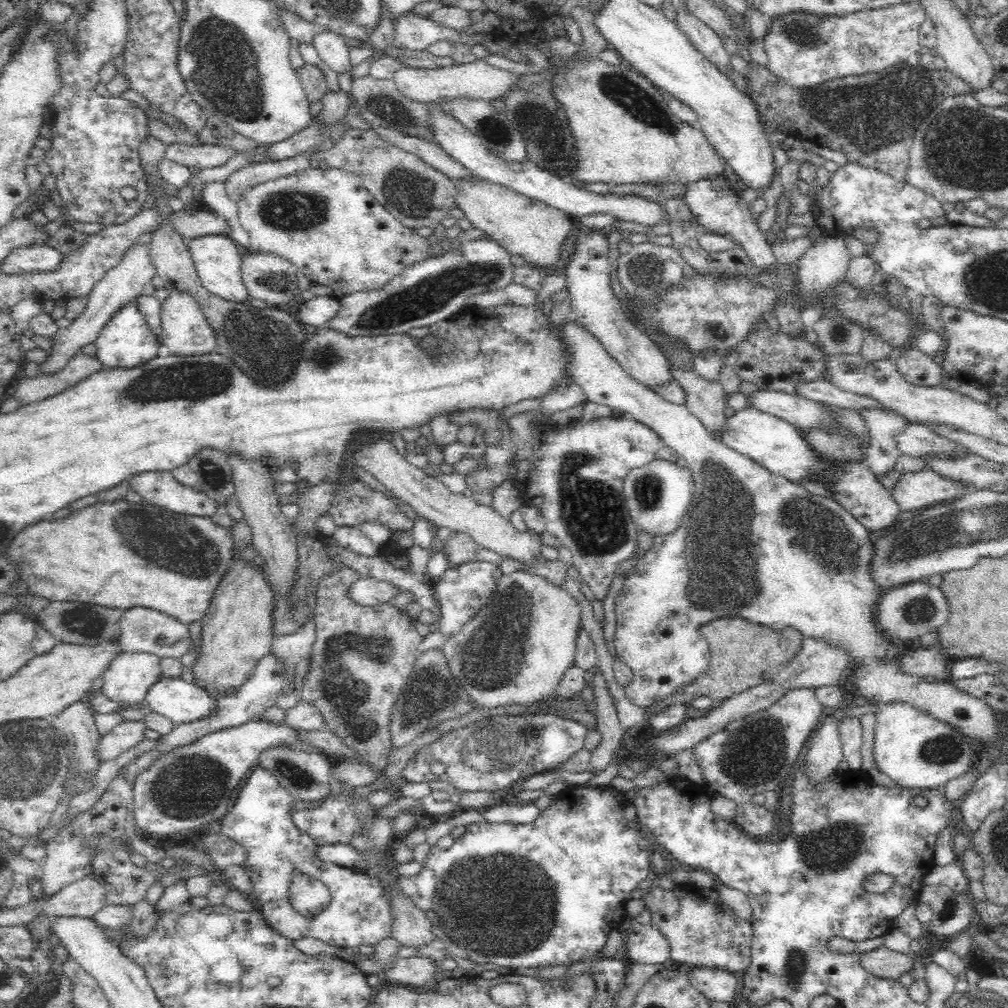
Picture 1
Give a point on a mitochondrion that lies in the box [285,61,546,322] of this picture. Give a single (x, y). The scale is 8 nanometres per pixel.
(404, 188)

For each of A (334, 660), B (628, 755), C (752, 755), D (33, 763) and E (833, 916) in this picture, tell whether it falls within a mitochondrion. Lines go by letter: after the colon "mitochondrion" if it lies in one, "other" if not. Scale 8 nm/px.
A: mitochondrion
B: other
C: mitochondrion
D: mitochondrion
E: other

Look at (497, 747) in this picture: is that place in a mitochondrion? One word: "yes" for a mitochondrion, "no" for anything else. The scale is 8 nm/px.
yes

